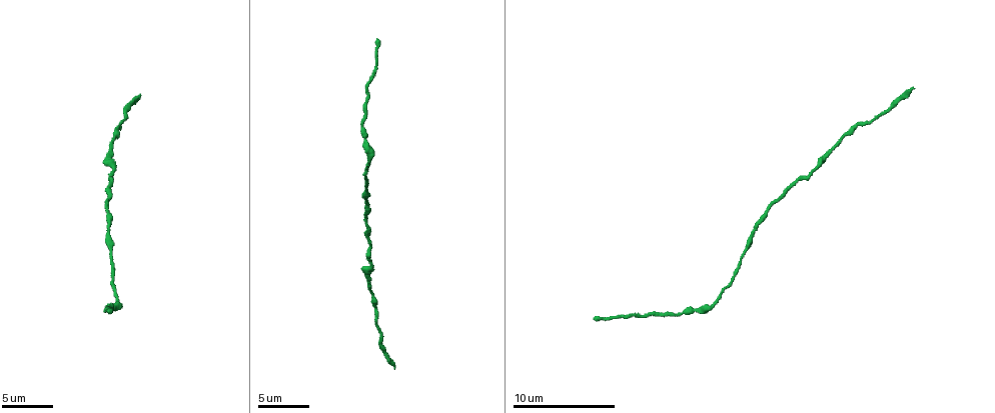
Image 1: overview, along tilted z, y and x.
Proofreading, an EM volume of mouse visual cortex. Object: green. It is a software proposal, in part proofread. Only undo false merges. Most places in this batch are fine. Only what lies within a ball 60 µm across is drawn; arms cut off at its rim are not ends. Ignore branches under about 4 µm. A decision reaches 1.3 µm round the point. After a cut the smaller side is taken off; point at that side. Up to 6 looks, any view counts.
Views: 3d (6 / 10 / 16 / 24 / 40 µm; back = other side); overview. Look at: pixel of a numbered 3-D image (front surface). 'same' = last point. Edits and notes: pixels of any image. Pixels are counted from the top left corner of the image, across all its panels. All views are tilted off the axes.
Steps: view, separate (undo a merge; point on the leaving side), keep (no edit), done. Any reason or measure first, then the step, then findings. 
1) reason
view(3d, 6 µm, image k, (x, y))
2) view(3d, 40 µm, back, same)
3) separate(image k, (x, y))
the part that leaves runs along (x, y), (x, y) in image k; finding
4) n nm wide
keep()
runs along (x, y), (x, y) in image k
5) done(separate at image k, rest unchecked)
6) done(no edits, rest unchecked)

view(3d, 6 µm, image 1, (109, 225))

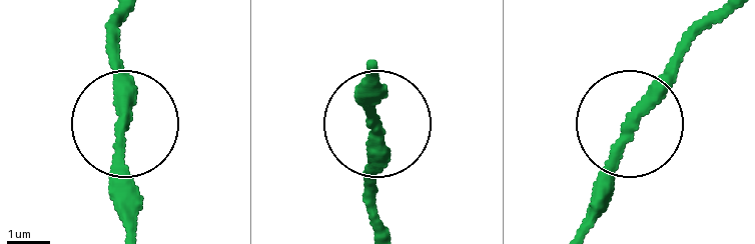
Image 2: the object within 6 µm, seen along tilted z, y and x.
290 nm wide
keep()
runs along (627, 121), (645, 89), (719, 17) in image 2; all the same neuron

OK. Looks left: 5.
calibre changes
view(3d, 10 µm, image 1, (375, 315))

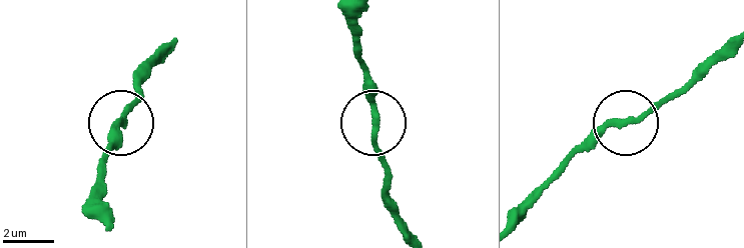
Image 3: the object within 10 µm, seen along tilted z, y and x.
keep()
runs along (516, 212), (568, 160), (619, 125), (644, 119), (691, 77) in image 3; continuous, no second neuron

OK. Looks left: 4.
thick turns thin
view(3d, 16 µm, image 1, (828, 153))

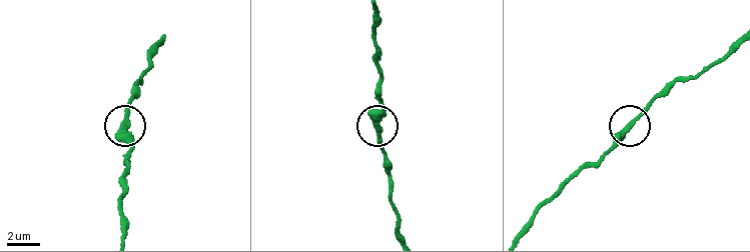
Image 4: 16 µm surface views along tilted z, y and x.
keep()
runs along (125, 234), (122, 204), (130, 138), (124, 123), (134, 89) in image 4; one neuron here

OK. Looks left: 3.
done(no edits, rest unchecked)

